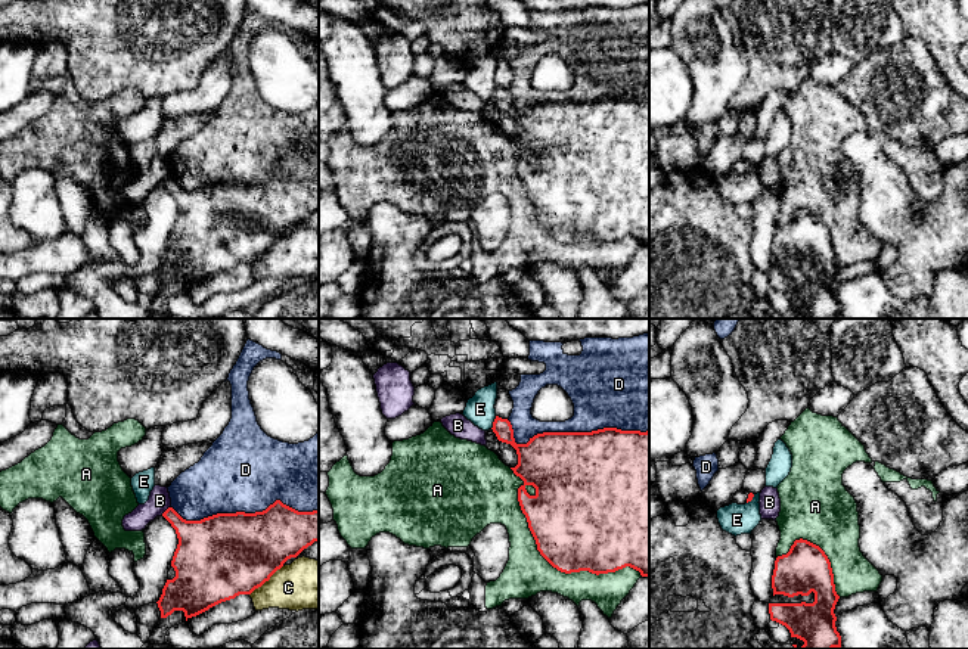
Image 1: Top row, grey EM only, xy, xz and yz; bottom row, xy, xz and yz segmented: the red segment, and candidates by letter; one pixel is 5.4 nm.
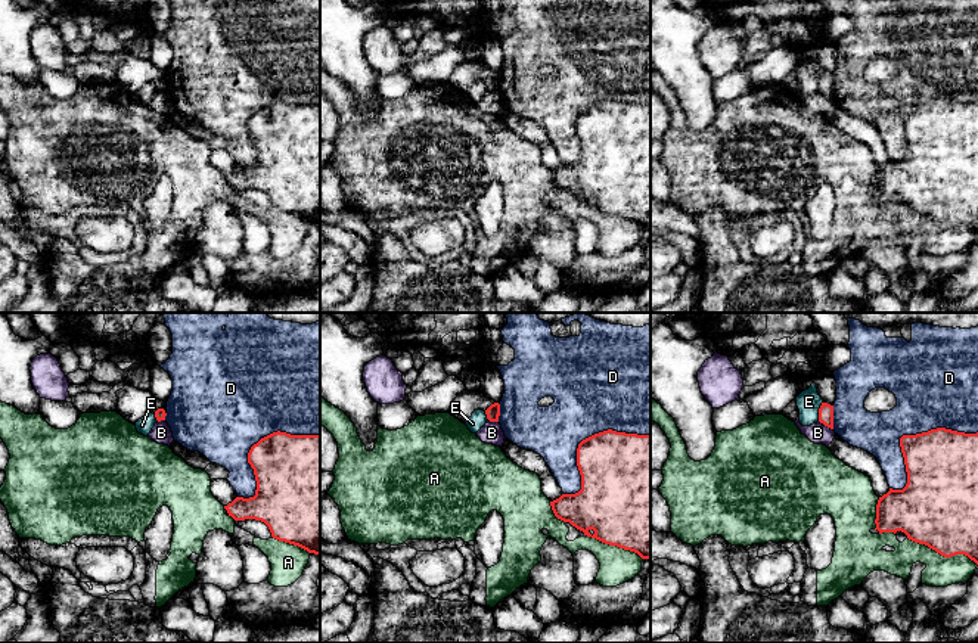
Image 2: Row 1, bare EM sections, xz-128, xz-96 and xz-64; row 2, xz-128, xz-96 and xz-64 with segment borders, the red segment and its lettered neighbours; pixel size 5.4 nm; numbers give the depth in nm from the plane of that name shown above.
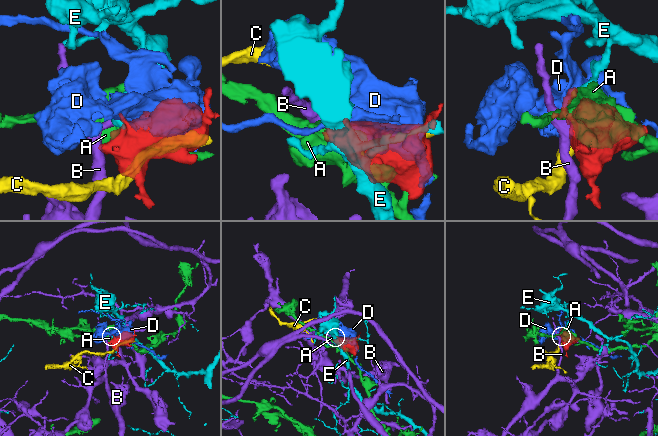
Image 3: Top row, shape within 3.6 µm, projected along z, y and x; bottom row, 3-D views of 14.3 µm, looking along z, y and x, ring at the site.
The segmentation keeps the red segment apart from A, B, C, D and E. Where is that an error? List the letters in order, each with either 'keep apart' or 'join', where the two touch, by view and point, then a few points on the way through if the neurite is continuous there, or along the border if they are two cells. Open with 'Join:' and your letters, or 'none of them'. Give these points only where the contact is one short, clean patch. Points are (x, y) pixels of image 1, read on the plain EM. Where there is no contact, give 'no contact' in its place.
Join: none of them
A: keep apart | xz (549, 232)
B: keep apart | xy (167, 179) | along xy (170, 176), (161, 183)
C: keep apart | xy (266, 250)
D: keep apart | xz (571, 102)
E: keep apart | xz (493, 92) | along xz (496, 86), (490, 98)

